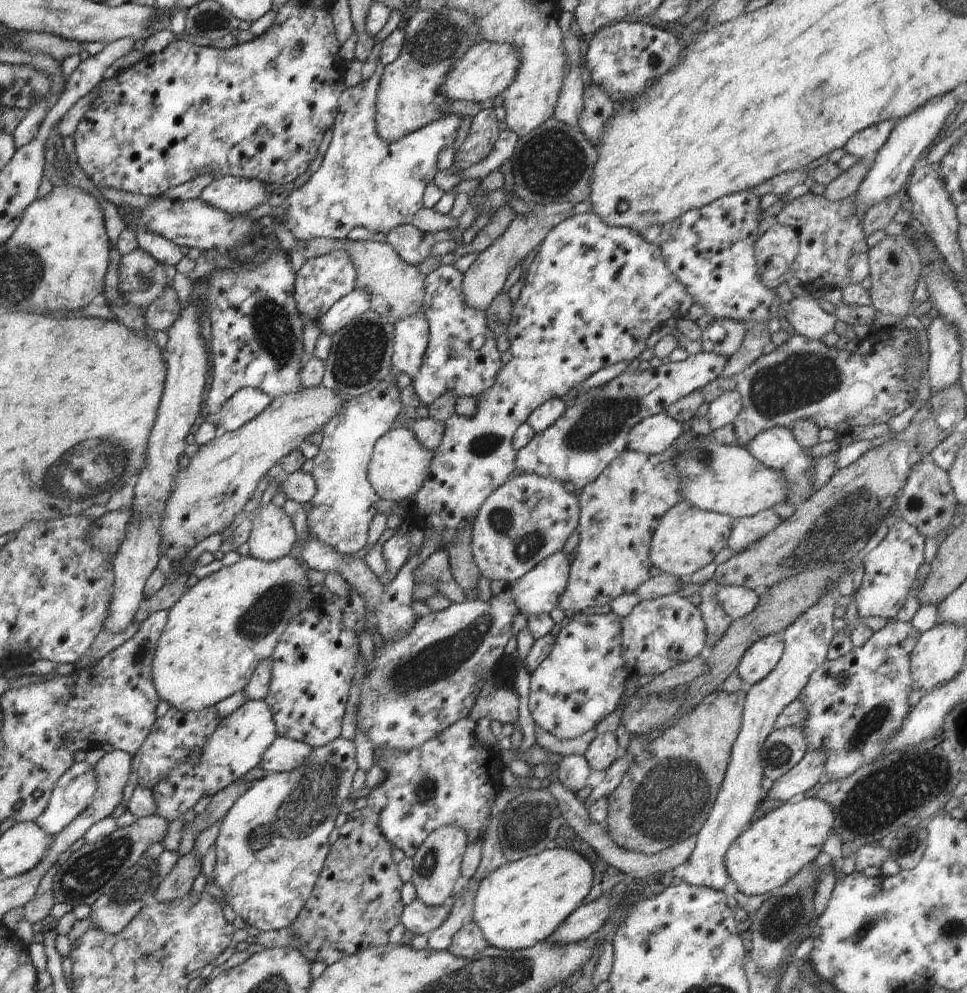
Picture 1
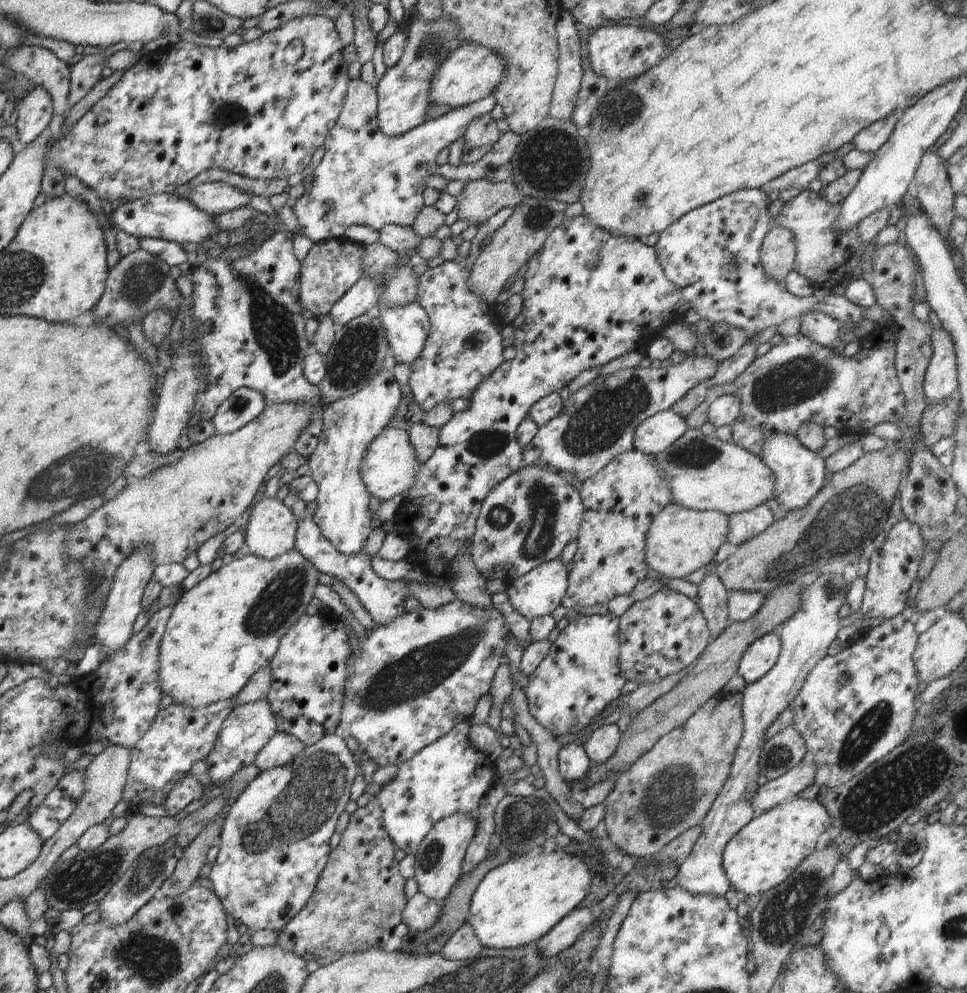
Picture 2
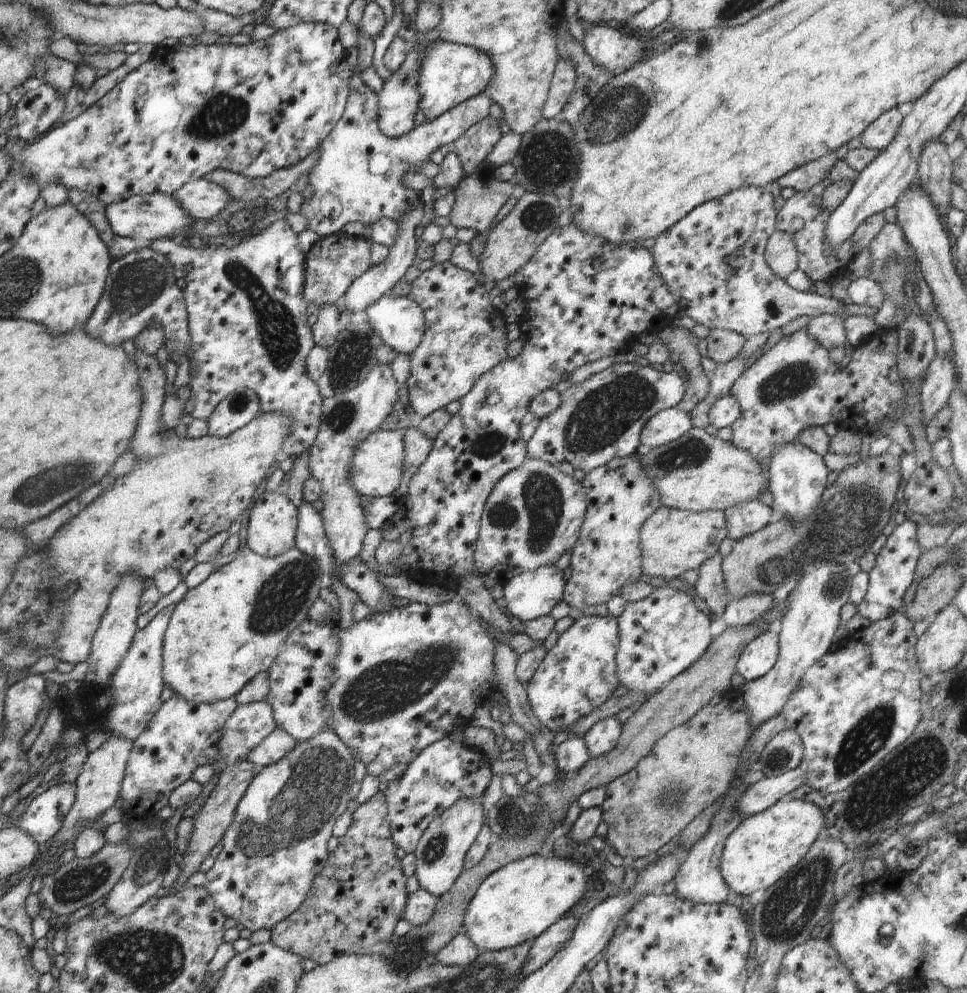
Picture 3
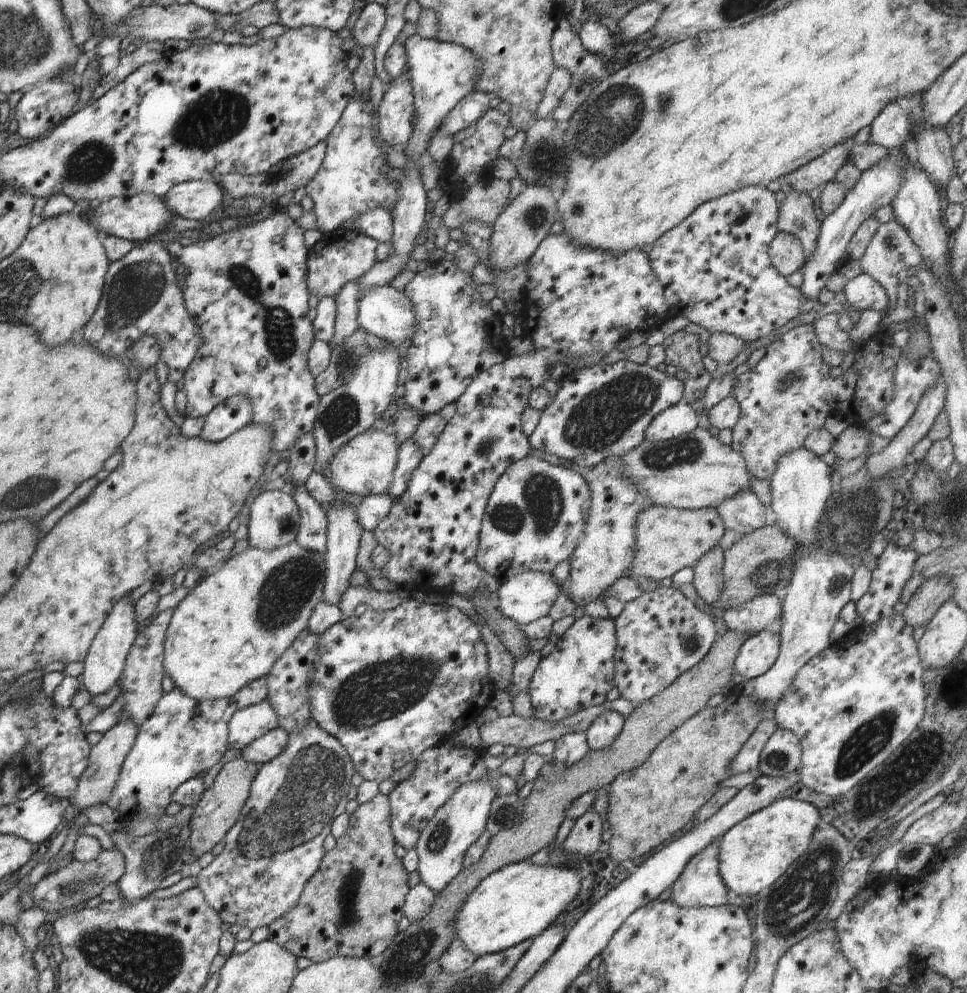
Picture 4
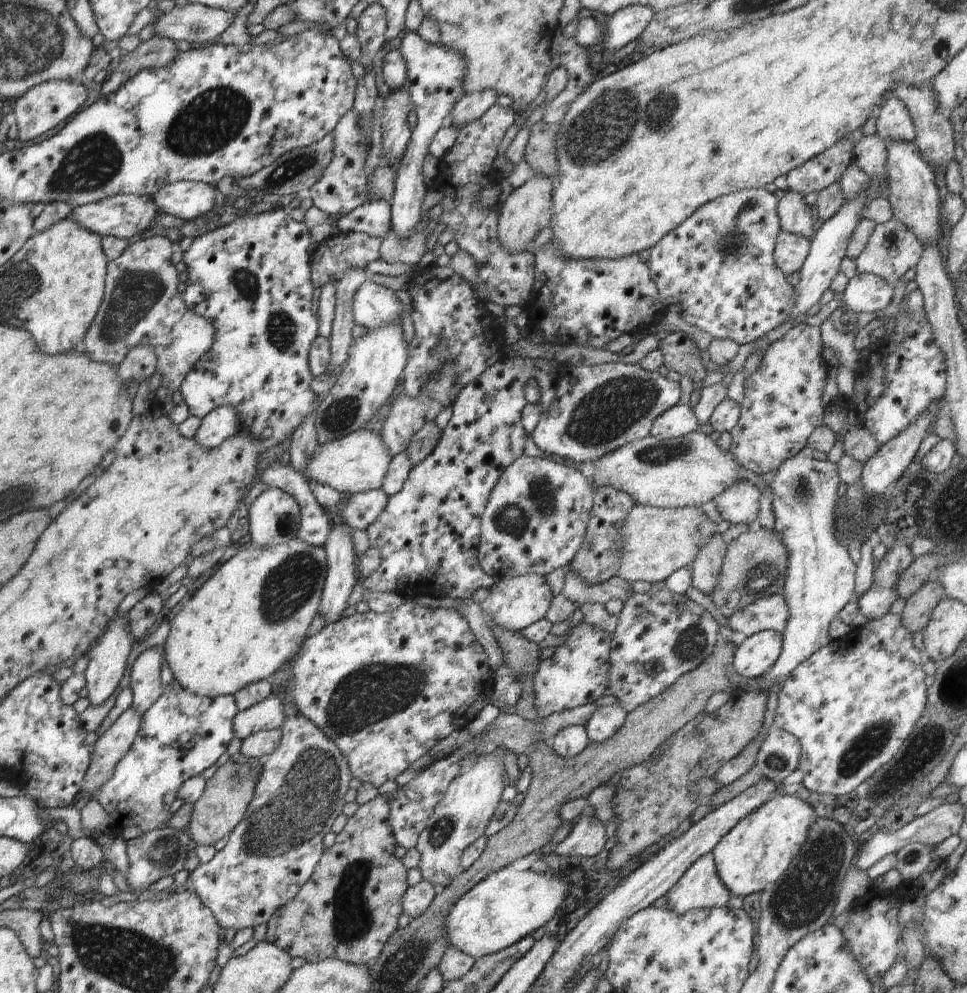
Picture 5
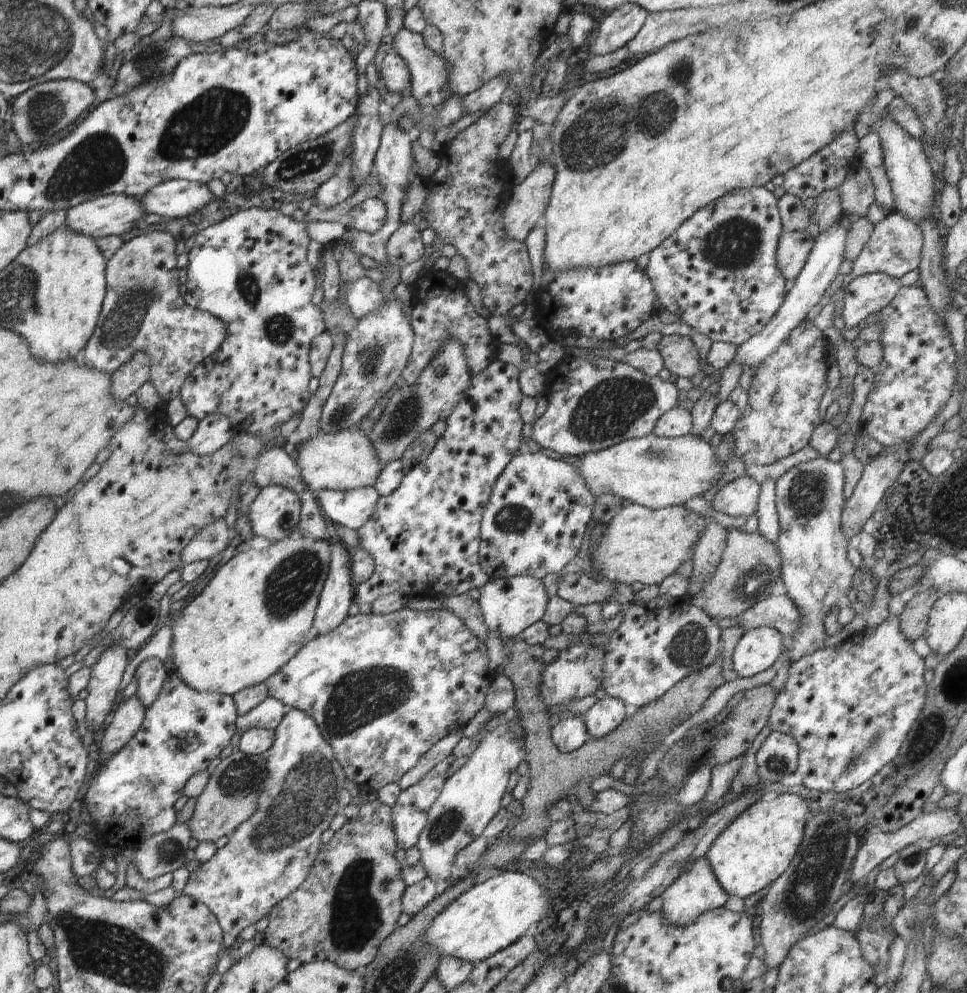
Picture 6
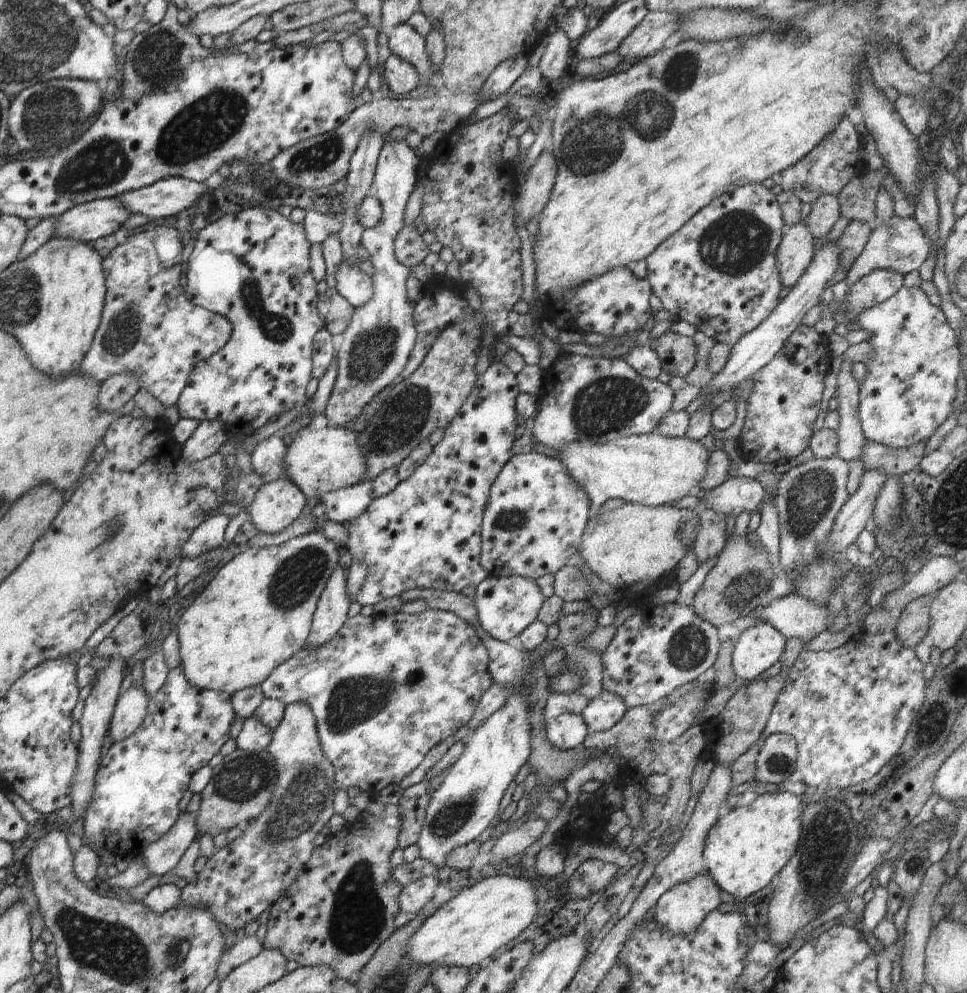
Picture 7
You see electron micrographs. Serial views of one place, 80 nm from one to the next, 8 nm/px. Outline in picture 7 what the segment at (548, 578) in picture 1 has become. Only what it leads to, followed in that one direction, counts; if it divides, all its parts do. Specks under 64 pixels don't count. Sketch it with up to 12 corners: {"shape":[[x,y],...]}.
{"shape":[[488,576],[473,602],[478,624],[508,643],[537,620],[531,579]]}

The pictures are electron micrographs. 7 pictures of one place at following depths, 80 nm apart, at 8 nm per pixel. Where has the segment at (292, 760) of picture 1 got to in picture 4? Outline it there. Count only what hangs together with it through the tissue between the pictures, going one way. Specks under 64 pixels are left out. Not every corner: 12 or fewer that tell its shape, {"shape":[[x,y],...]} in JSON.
{"shape":[[271,730],[243,748],[242,758],[266,764],[283,753],[289,734]]}

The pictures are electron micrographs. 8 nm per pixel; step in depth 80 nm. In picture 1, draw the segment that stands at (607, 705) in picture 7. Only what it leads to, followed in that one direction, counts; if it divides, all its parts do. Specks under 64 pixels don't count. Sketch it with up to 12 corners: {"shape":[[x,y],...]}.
{"shape":[[598,731],[583,757],[606,770],[620,755],[615,733]]}

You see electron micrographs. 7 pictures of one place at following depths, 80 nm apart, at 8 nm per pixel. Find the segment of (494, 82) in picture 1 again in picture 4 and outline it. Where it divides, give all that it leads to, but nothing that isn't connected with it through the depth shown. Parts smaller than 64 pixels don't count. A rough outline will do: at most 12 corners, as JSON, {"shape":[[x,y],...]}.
{"shape":[[419,34],[404,46],[417,164],[483,73],[472,51]]}

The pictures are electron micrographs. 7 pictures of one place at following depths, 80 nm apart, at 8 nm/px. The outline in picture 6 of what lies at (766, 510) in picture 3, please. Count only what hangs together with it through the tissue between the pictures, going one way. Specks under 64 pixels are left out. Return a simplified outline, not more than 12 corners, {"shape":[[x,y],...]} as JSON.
{"shape":[[748,475],[726,484],[710,503],[718,513],[747,519],[761,485]]}

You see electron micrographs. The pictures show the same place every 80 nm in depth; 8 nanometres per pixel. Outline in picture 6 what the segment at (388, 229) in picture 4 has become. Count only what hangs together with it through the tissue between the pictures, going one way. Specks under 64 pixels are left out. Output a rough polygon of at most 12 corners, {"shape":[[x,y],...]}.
{"shape":[[364,200],[340,218],[349,230],[373,234],[384,226],[382,200]]}

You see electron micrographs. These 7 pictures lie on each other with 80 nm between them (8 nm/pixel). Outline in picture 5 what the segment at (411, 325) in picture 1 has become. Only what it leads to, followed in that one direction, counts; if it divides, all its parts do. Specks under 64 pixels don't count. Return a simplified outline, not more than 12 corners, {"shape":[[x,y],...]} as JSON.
{"shape":[[367,280],[352,300],[364,328],[401,322],[393,290]]}

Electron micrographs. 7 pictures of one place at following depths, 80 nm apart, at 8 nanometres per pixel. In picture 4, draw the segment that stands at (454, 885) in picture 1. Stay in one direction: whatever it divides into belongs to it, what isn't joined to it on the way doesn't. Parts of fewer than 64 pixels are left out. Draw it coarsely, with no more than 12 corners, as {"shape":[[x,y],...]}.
{"shape":[[491,775],[459,786],[415,848],[421,882],[441,893],[485,831]]}

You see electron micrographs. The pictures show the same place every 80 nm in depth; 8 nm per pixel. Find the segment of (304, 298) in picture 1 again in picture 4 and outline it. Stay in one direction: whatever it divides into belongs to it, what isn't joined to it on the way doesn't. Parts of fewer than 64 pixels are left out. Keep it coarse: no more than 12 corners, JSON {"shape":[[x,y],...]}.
{"shape":[[338,228],[309,248],[307,287],[318,300],[377,262],[377,240]]}

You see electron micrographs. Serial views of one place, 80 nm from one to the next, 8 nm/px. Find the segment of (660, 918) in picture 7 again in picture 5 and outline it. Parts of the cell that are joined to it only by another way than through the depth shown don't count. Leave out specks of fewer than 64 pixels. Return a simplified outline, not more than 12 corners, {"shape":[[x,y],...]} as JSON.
{"shape":[[712,854],[698,858],[665,896],[682,916],[725,906],[730,894]]}

